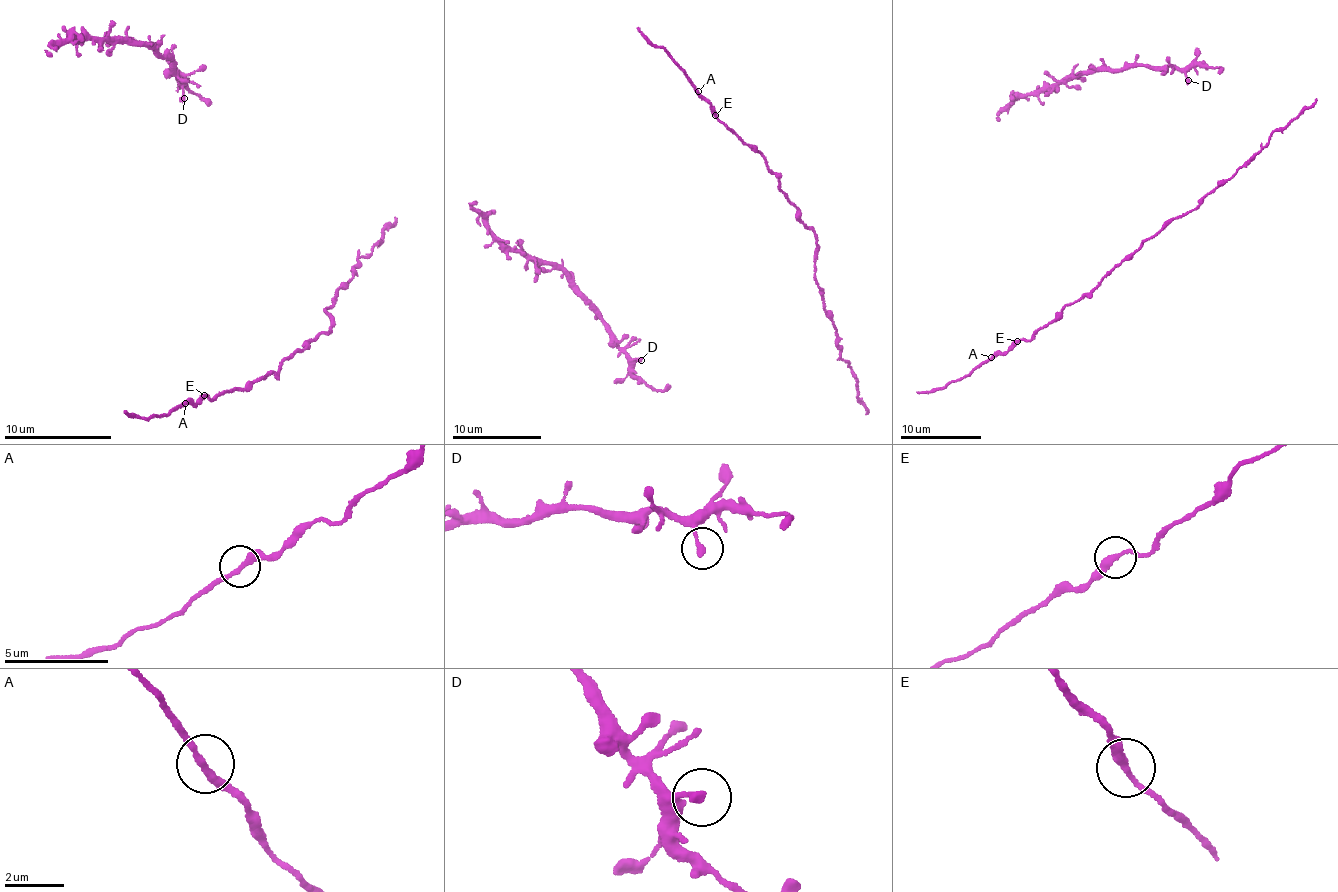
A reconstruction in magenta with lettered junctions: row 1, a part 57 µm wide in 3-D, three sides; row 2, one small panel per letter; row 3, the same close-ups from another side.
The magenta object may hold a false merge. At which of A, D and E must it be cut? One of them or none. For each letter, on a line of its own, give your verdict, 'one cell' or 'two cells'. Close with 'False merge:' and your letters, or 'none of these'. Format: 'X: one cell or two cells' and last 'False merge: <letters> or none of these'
A: one cell
D: one cell
E: one cell
False merge: none of these

